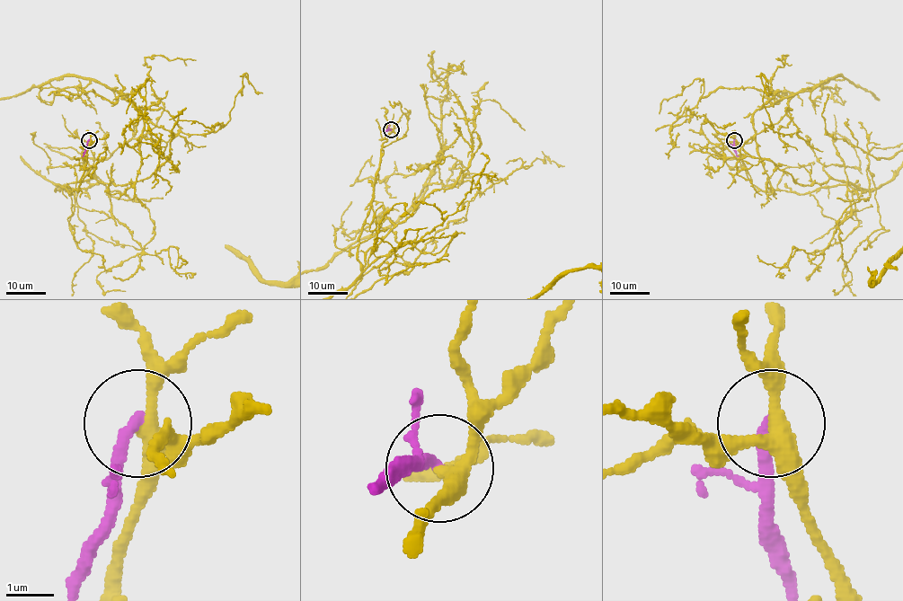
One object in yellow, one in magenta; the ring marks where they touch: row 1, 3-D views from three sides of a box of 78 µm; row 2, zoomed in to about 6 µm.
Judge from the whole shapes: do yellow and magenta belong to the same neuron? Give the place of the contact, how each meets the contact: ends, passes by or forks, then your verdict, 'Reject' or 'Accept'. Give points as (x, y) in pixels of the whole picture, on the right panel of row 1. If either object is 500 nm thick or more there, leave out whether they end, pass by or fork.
Place: (734, 140). At the ring yellow forks. At the ring magenta ends. Reject

